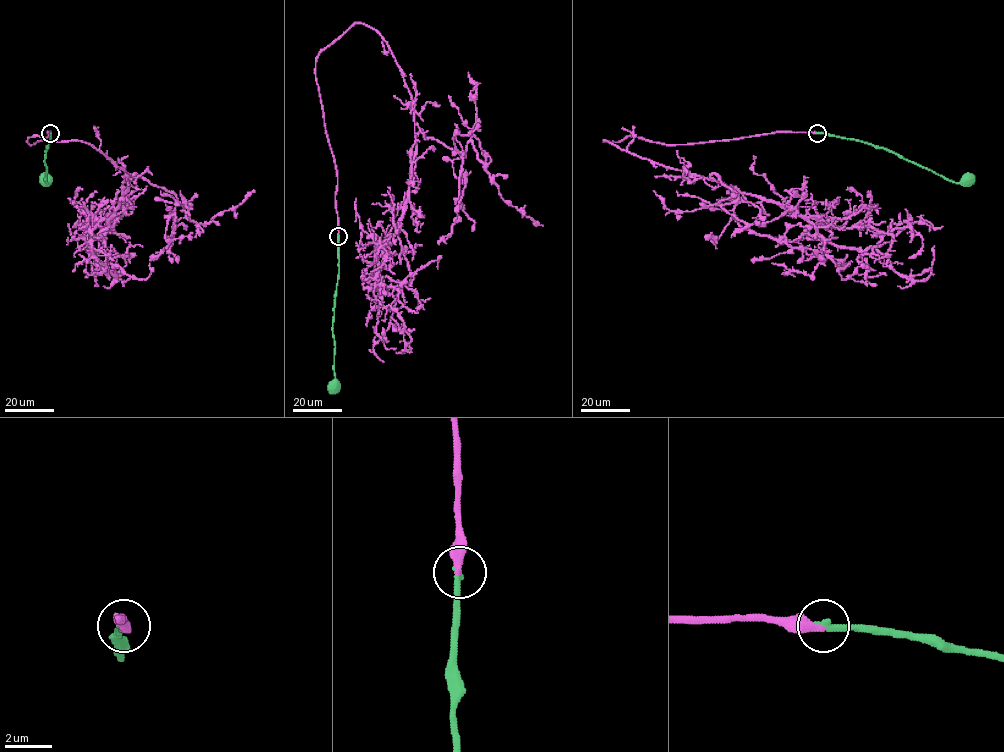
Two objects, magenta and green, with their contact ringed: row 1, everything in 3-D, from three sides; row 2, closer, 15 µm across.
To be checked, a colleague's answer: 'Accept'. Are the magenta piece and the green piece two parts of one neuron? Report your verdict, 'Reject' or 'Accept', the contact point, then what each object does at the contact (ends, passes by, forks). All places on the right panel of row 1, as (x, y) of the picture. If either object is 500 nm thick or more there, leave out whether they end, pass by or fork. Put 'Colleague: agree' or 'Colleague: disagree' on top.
Colleague: agree
Accept. Place: (817, 133). At the ring magenta ends. At the ring green ends

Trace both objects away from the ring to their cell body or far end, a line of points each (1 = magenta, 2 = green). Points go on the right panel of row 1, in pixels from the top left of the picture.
1: (817, 132), (604, 140), (779, 203), (832, 244), (876, 248), (904, 277), (929, 275), (933, 247)
2: (817, 132), (887, 148), (954, 182), (970, 180)

